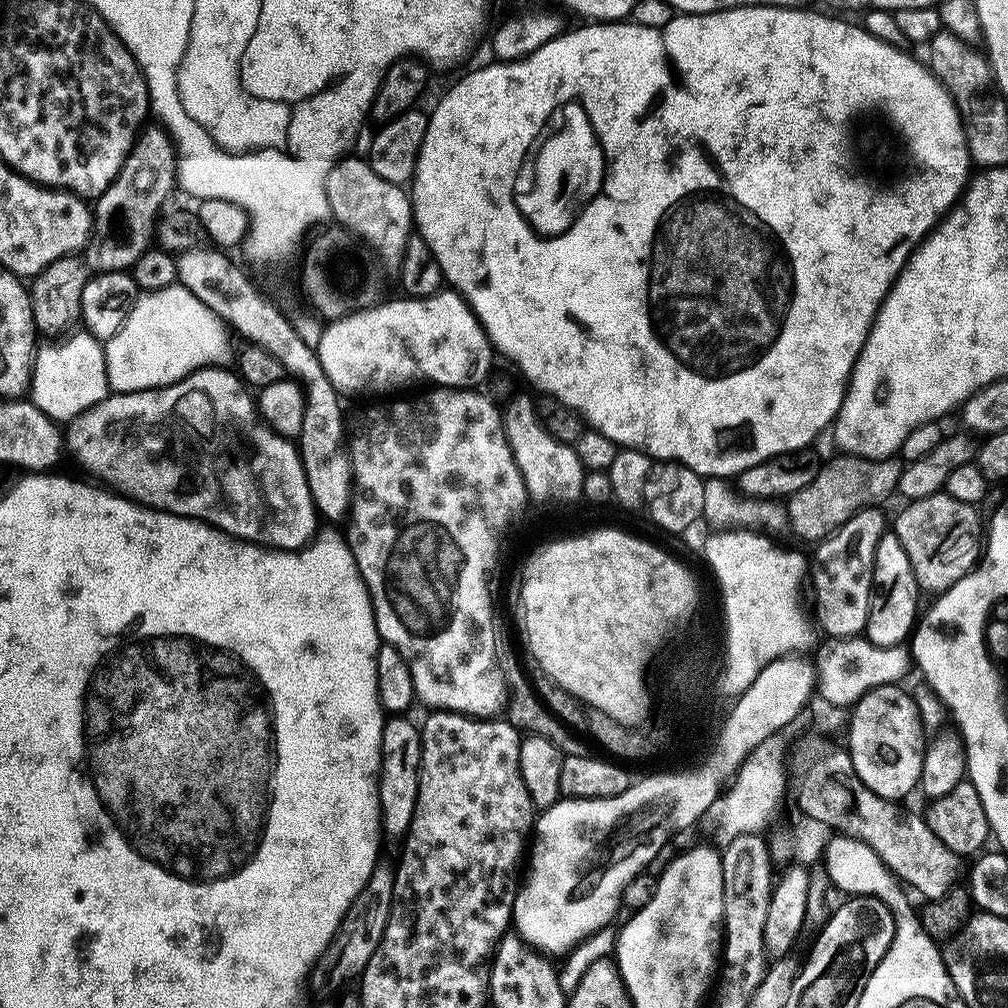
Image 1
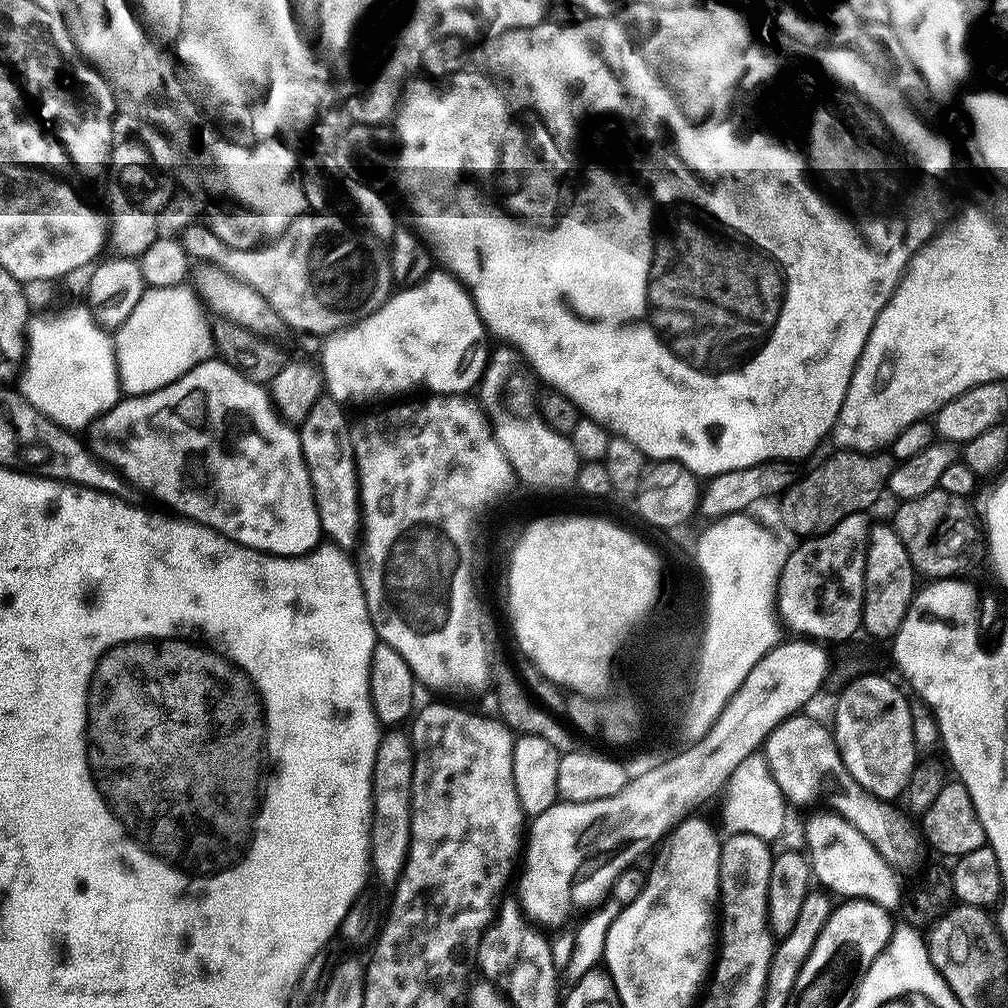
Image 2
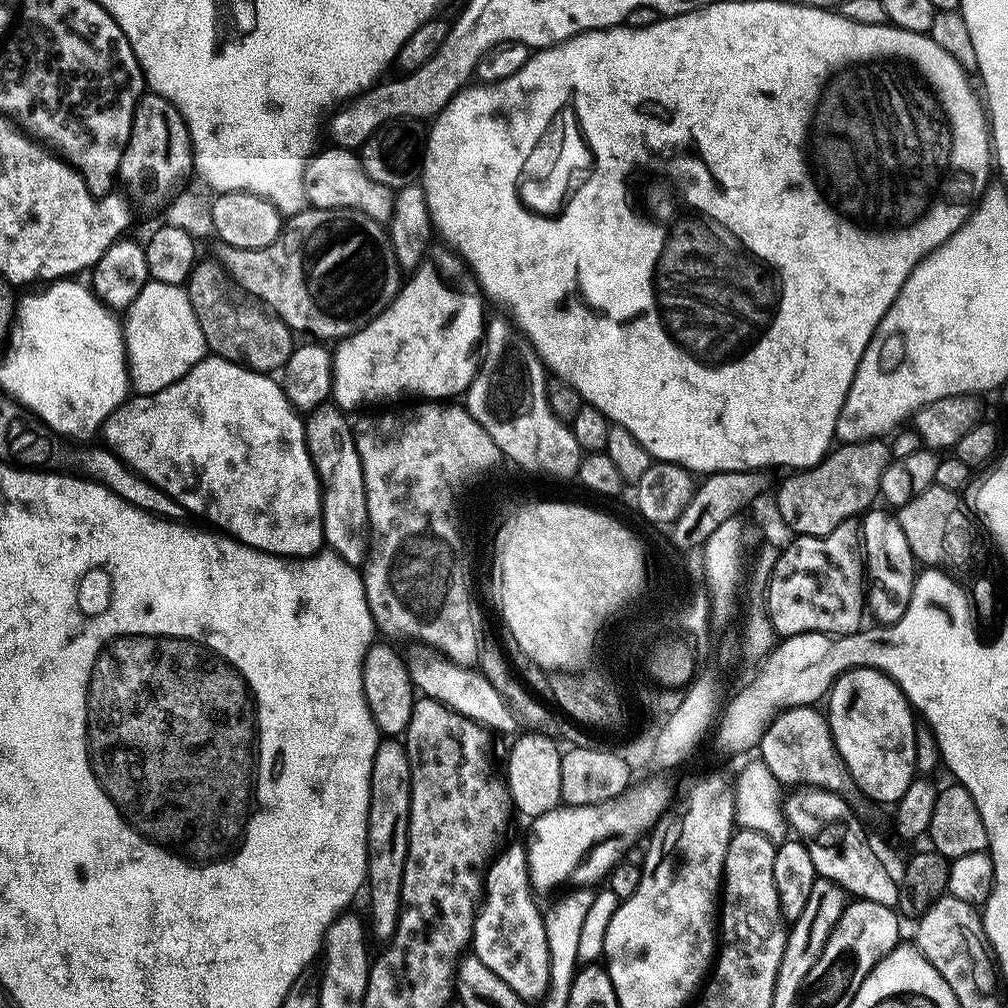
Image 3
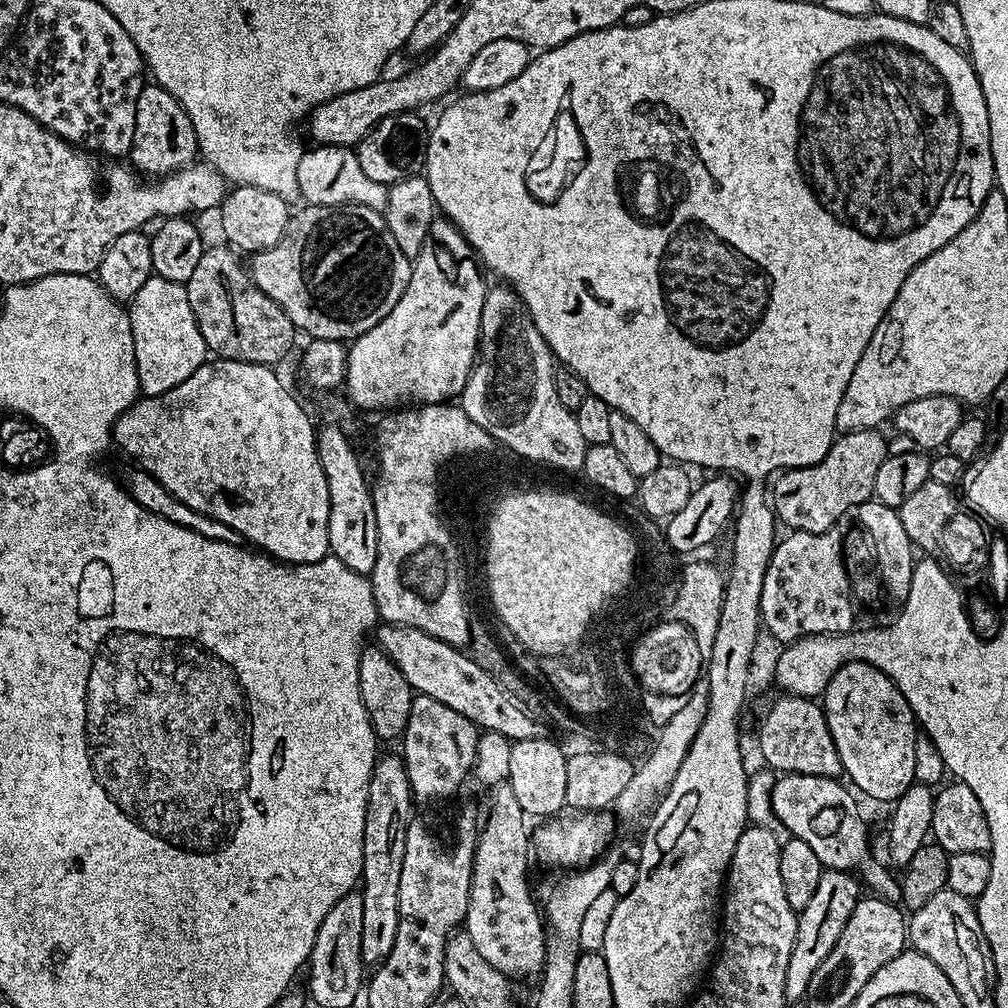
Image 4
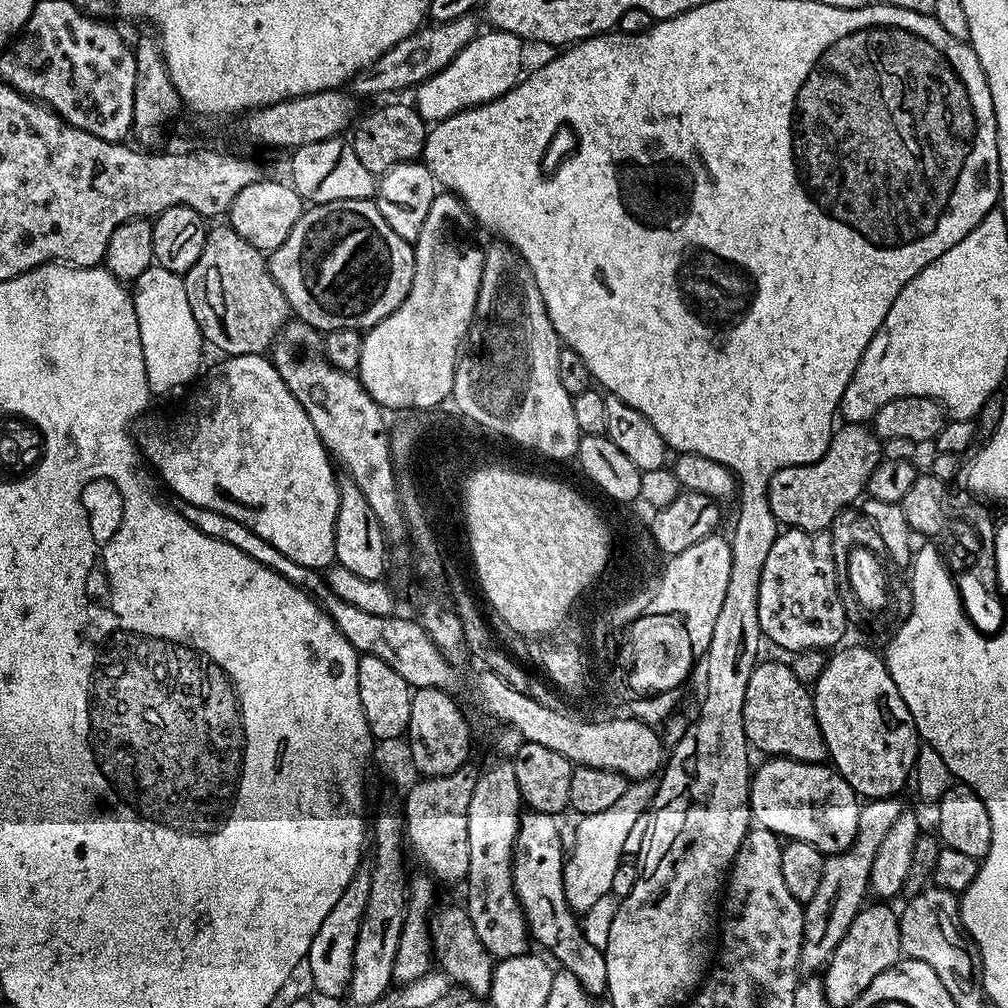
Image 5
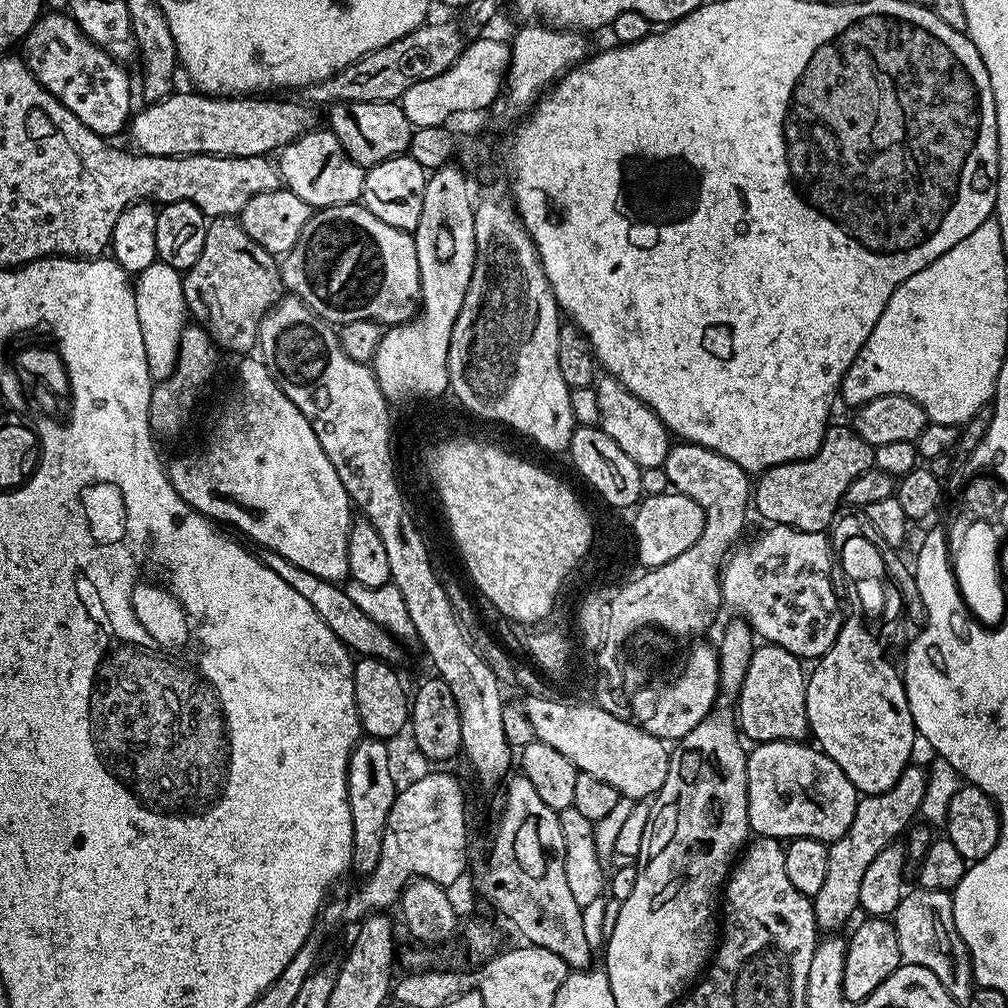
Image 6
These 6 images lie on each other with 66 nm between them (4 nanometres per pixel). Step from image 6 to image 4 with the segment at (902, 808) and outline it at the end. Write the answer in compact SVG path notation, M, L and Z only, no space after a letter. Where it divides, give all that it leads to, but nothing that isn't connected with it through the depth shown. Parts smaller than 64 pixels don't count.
M821 871L818 887L810 897L810 902L806 902L806 906L796 918L796 941L794 950L790 954L784 983L785 997L792 997L794 986L800 991L800 994L807 993L808 983L814 970L818 970L818 966L822 966L826 954L830 954L830 950L834 950L834 942L838 942L838 934L842 934L854 906L862 899L860 890L862 891L862 888L857 877L847 871Z

